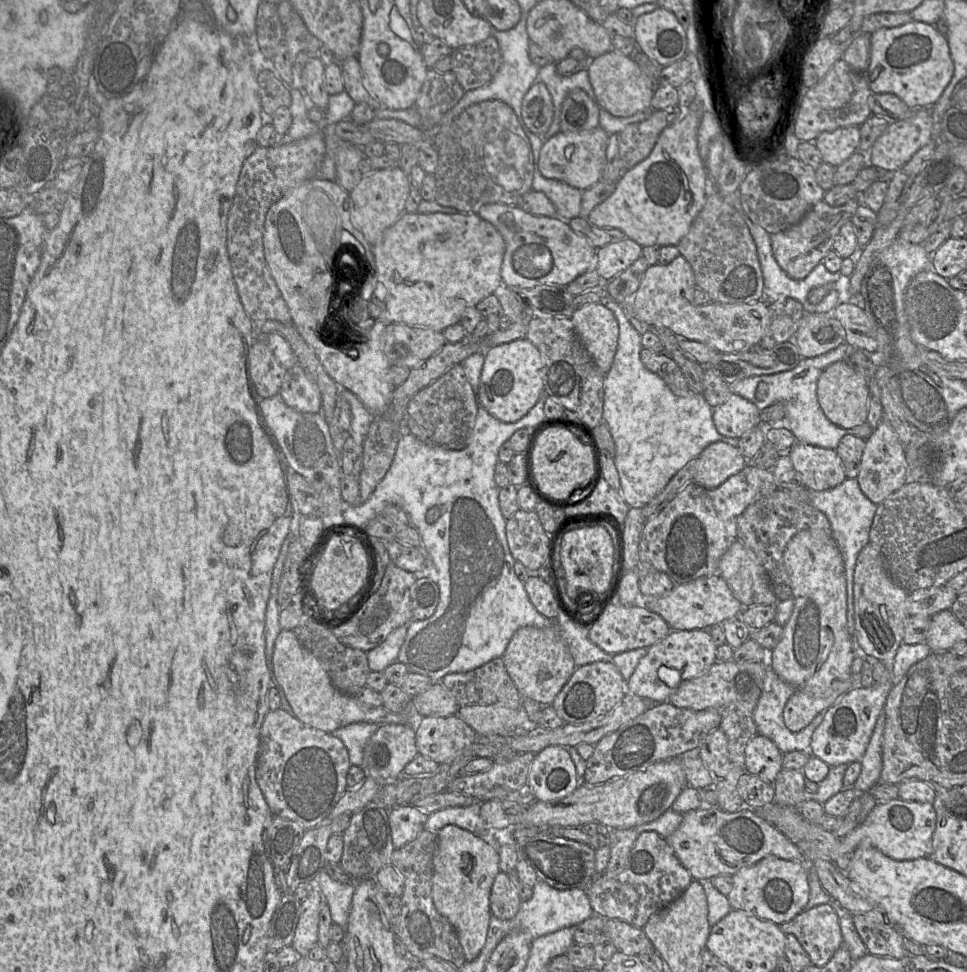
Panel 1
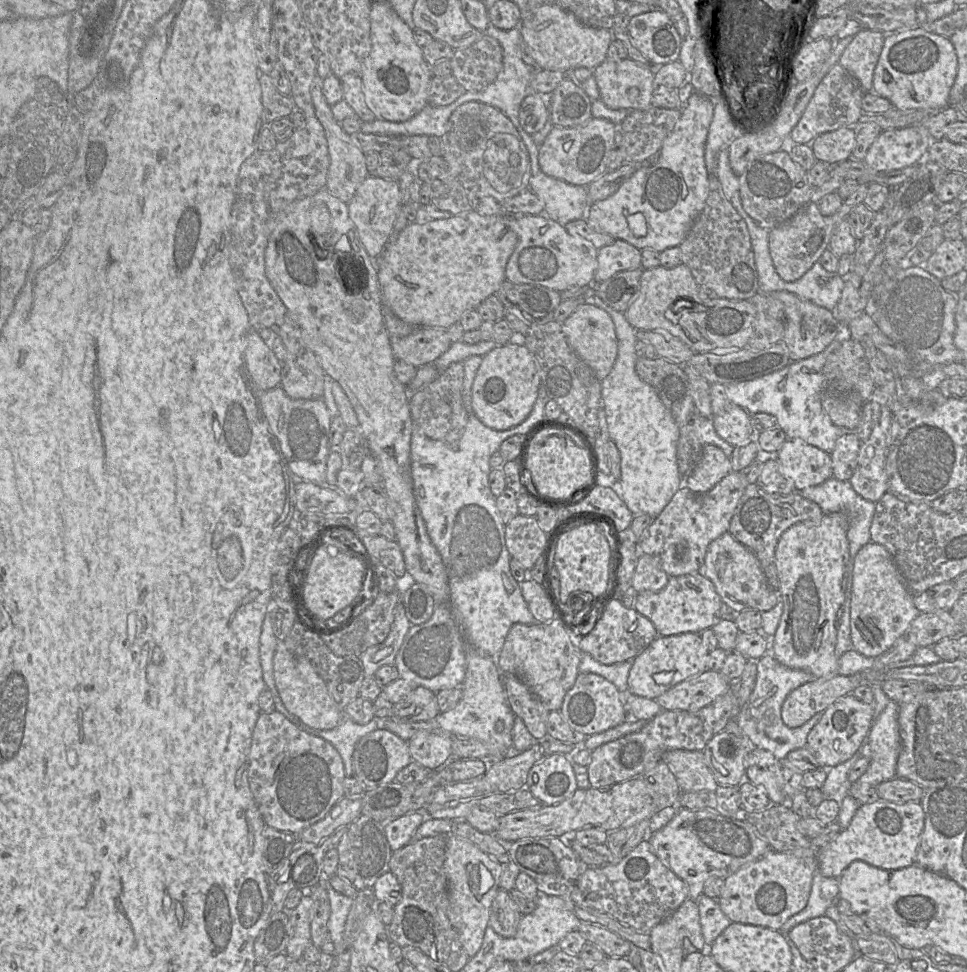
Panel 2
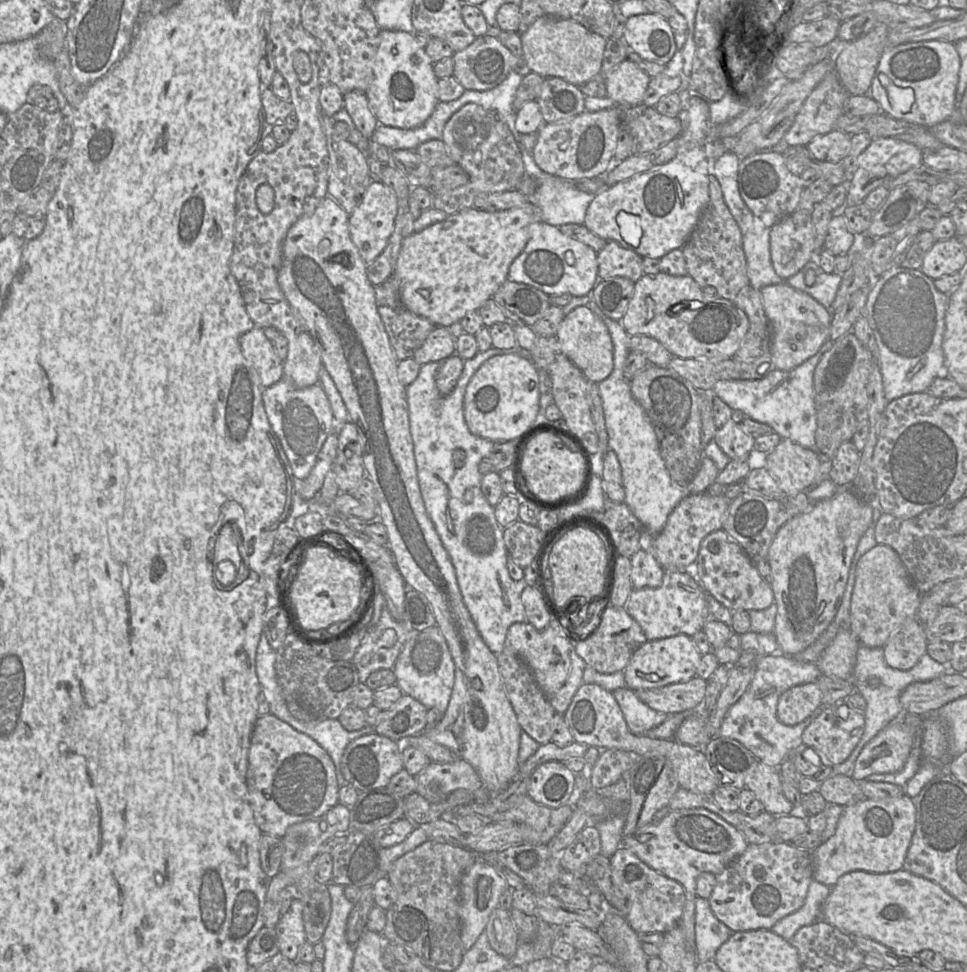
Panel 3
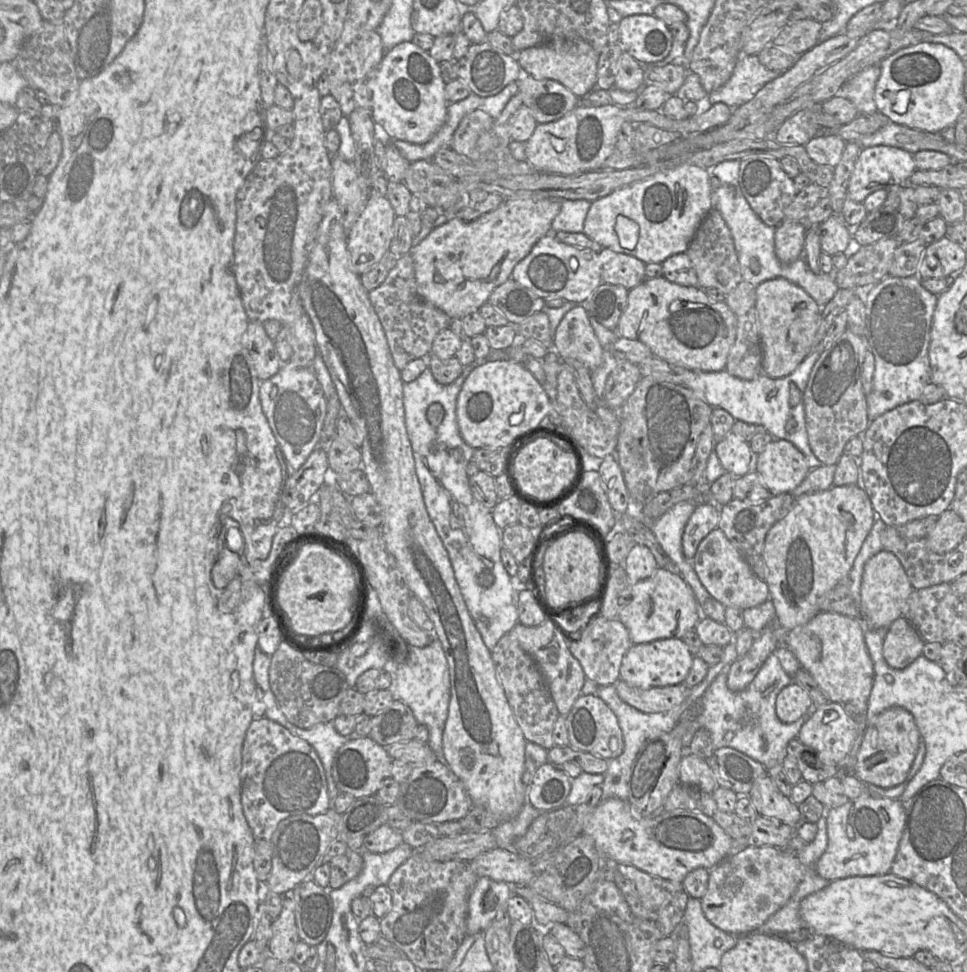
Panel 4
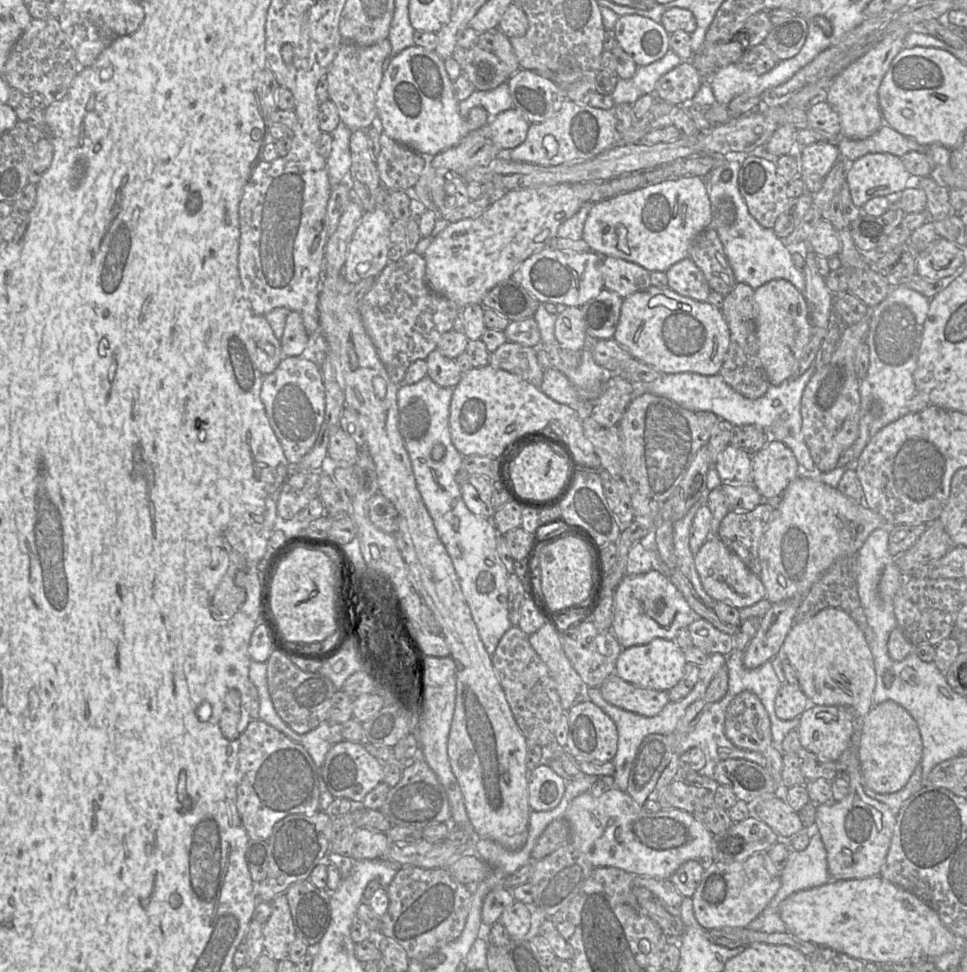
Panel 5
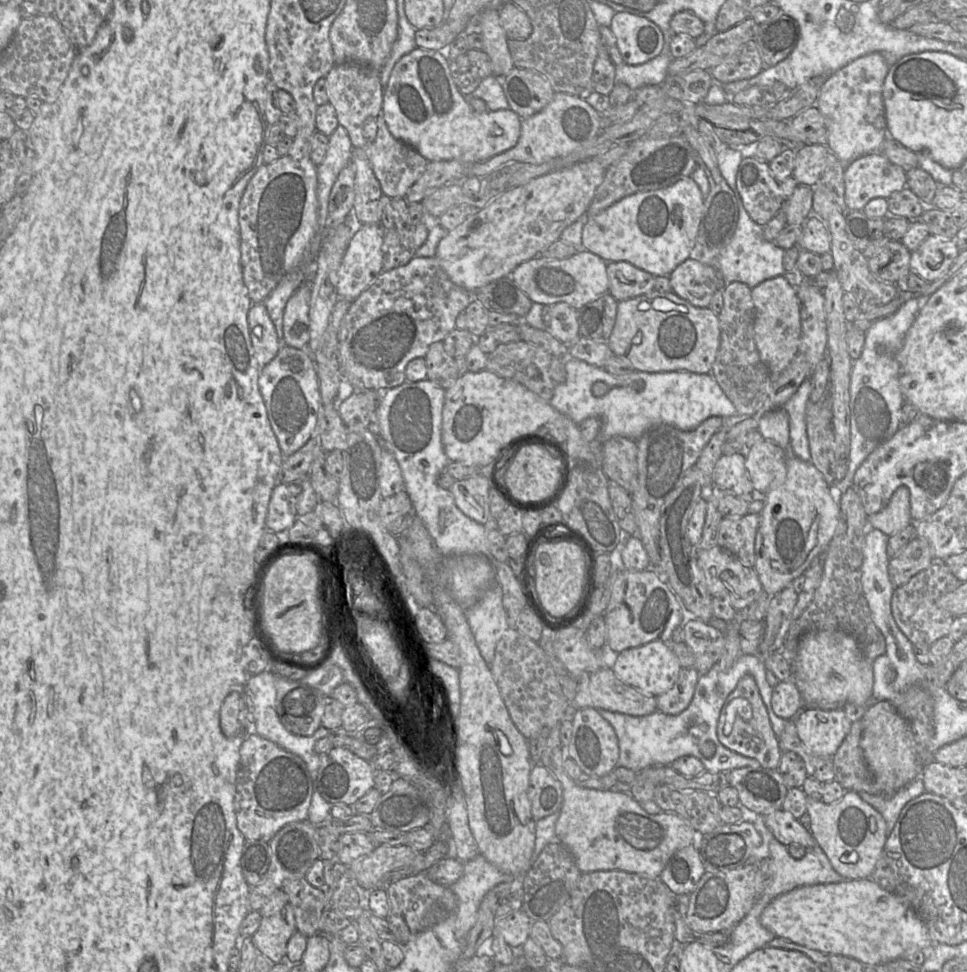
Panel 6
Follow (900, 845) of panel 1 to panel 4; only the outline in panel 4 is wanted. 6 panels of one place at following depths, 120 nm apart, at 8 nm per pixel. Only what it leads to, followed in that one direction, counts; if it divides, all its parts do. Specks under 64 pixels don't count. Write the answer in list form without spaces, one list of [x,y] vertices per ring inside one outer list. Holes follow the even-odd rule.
[[[865,794],[846,804],[827,809],[828,845],[815,864],[817,874],[834,881],[852,876],[884,875],[890,872],[906,823],[901,799]]]

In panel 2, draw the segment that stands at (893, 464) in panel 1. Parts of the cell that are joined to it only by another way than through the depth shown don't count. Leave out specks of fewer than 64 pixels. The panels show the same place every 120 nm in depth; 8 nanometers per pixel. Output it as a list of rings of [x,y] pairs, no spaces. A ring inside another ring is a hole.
[[[875,386],[870,396],[872,405],[873,429],[869,438],[861,443],[858,463],[852,477],[849,479],[853,489],[864,499],[878,502],[889,491],[889,481],[885,470],[885,461],[889,446],[889,430],[892,413],[887,406],[886,394]]]

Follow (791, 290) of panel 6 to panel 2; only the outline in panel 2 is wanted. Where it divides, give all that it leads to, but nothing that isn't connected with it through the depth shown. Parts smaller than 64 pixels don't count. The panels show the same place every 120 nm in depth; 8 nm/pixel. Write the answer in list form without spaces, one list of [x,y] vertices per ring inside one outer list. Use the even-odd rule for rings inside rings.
[[[776,291],[767,295],[784,305],[785,325],[782,341],[788,349],[791,362],[822,352],[836,338],[842,336],[843,326],[836,320],[832,311],[787,291]]]

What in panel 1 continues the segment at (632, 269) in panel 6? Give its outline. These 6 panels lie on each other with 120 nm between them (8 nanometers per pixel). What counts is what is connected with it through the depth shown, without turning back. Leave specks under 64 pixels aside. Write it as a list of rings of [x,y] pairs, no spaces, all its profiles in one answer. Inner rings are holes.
[[[625,238],[597,249],[596,271],[602,281],[608,281],[632,265],[641,255],[642,246]]]

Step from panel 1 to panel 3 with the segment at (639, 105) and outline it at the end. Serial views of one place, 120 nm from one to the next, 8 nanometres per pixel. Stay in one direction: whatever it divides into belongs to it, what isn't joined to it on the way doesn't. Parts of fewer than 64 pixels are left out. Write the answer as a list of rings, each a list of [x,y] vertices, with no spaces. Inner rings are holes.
[[[625,59],[603,75],[607,97],[622,109],[643,103],[650,76],[630,59]]]

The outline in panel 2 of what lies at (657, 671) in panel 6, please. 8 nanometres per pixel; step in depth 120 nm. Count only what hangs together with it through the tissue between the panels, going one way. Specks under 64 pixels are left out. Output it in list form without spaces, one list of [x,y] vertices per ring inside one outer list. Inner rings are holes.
[[[687,632],[654,639],[632,660],[628,676],[628,692],[645,698],[656,699],[676,684],[707,670],[710,651],[699,633]]]

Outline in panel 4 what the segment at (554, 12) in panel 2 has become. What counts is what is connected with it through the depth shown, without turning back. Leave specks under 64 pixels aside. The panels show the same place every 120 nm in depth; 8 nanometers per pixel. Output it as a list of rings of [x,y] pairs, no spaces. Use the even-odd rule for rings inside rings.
[[[578,39],[526,48],[518,52],[516,58],[529,75],[536,79],[556,80],[581,99],[596,88],[599,55],[588,42]]]

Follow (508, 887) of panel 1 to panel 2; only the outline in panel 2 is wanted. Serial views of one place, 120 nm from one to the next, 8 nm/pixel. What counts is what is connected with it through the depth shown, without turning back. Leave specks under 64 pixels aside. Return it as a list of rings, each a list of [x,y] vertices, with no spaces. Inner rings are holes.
[[[499,889],[490,908],[488,925],[499,936],[510,938],[517,933],[522,916],[509,891]]]

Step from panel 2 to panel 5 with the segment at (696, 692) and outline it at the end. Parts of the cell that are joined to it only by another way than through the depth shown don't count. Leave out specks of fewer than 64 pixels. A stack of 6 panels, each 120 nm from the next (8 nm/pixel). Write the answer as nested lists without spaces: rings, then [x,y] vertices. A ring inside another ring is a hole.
[[[616,673],[607,677],[599,689],[608,703],[645,717],[659,714],[670,702],[668,691],[638,688]]]

